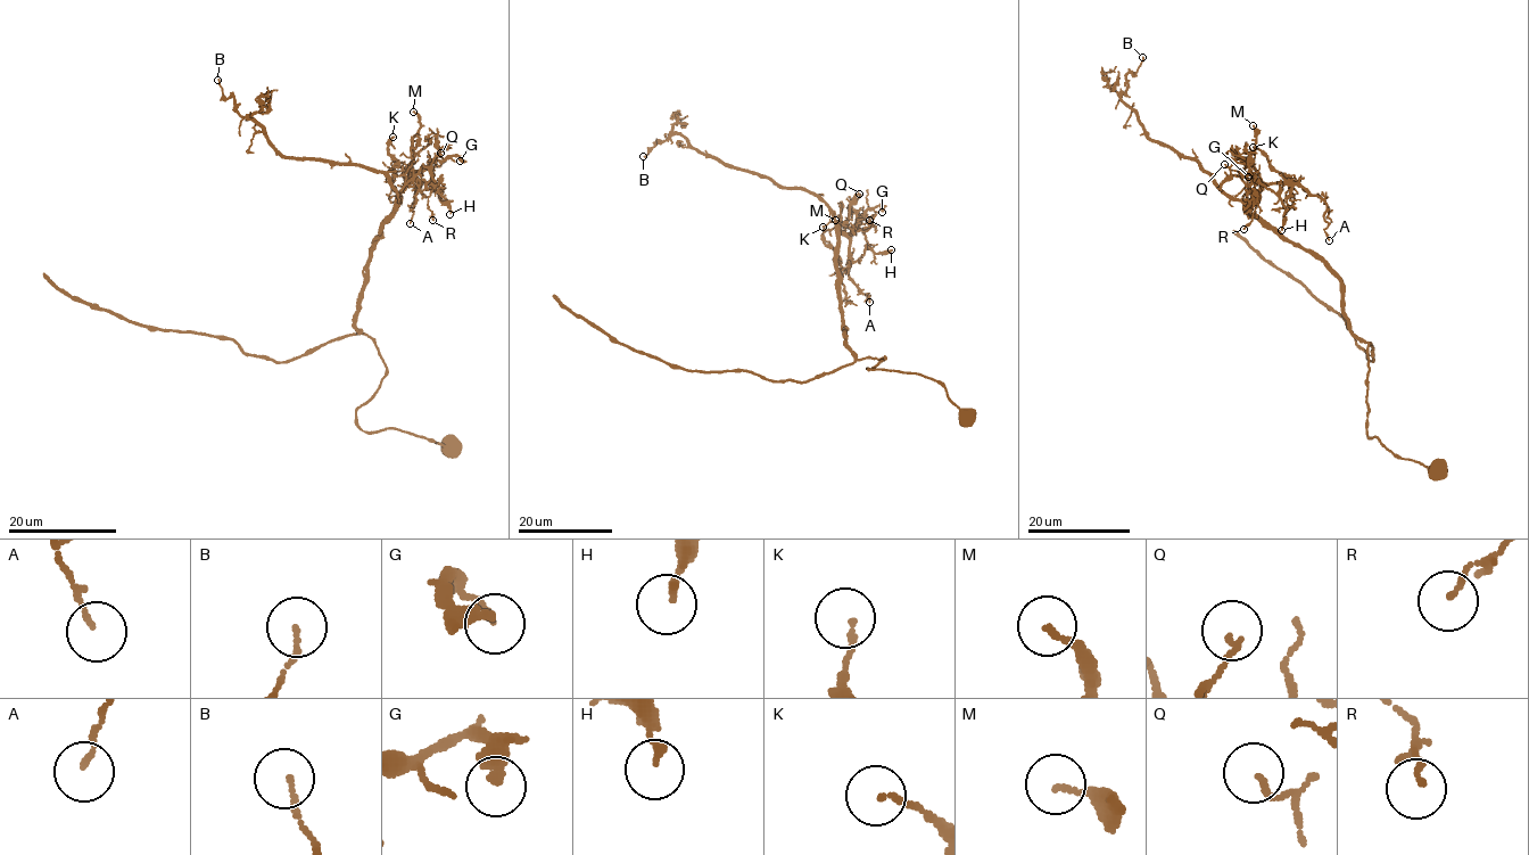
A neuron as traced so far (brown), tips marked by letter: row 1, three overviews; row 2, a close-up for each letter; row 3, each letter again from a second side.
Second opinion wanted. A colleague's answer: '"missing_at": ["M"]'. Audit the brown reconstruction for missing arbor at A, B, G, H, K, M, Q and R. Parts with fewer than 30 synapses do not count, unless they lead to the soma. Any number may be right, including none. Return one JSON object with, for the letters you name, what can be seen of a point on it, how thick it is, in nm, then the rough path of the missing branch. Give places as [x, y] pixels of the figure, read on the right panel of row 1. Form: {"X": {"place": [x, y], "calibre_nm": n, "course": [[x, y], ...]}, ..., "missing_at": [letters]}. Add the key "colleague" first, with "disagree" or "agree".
{"colleague": "disagree", "missing_at": []}

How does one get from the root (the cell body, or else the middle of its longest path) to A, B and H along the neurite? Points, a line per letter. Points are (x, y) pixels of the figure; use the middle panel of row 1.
A: (968, 419), (935, 380), (867, 369), (885, 359), (849, 348), (836, 229), (869, 302)
B: (968, 419), (935, 380), (867, 369), (885, 359), (846, 345), (834, 215), (820, 199), (679, 134), (643, 156)
H: (968, 419), (935, 380), (867, 369), (885, 359), (858, 360), (844, 342), (836, 229), (891, 249)

